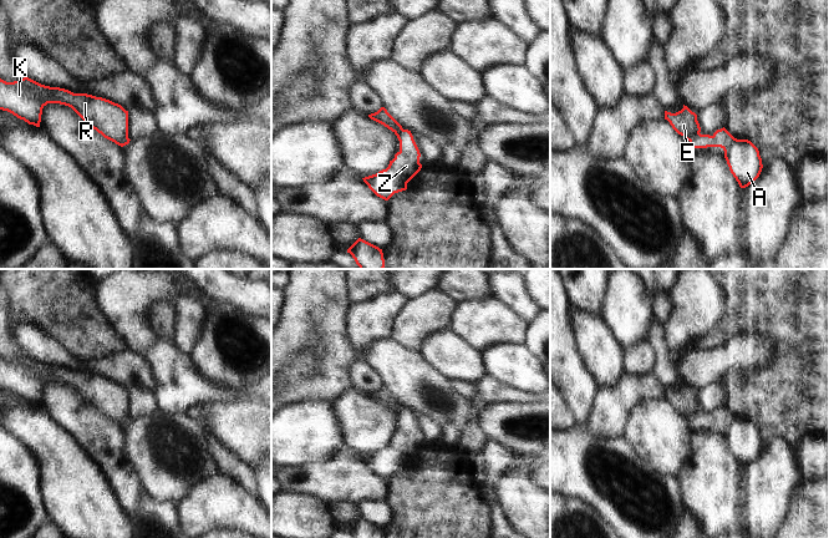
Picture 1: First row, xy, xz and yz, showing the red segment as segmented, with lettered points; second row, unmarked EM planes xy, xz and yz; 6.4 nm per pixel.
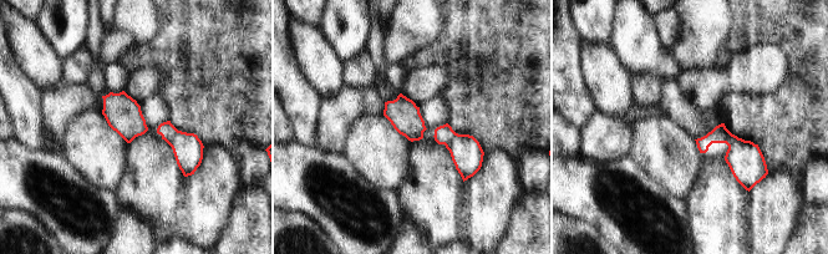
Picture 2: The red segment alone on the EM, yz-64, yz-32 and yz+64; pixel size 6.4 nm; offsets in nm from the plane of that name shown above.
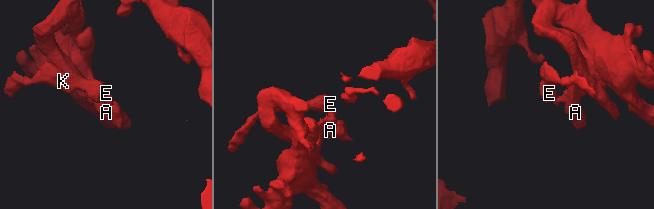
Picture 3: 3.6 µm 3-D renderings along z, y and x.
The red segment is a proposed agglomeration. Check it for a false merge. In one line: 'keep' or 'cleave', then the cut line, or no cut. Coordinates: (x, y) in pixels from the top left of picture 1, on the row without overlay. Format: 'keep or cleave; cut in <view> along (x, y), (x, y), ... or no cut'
cleave; cut in yz along (698, 411), (688, 419)

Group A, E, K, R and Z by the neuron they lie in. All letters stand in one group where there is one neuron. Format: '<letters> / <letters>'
A Z / E K R

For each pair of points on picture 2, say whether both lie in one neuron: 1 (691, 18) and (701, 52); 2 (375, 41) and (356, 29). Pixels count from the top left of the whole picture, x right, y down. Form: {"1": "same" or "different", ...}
{"1": "same", "2": "different"}

